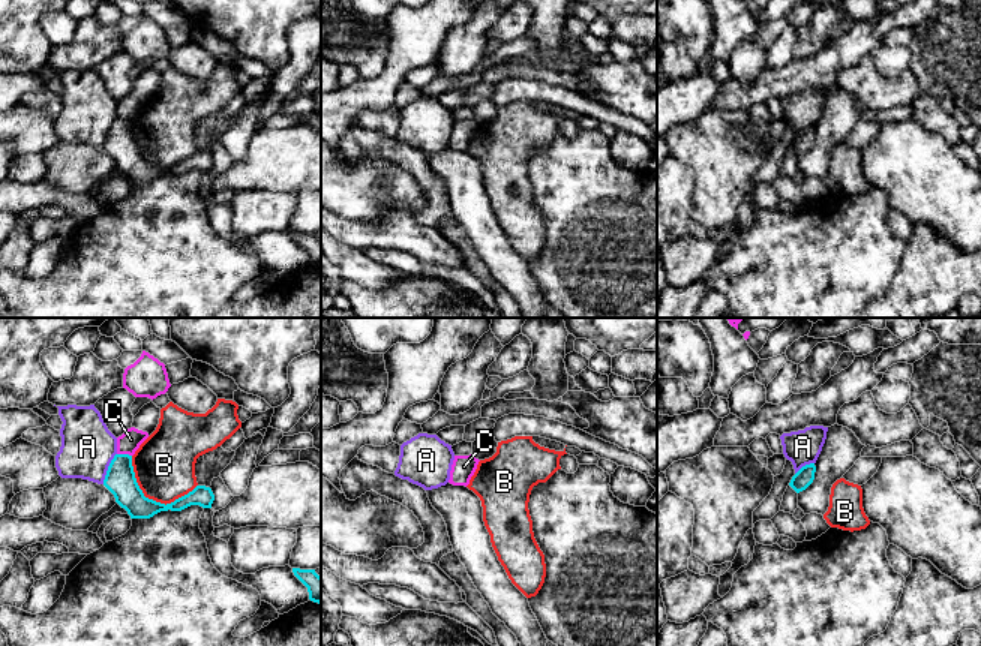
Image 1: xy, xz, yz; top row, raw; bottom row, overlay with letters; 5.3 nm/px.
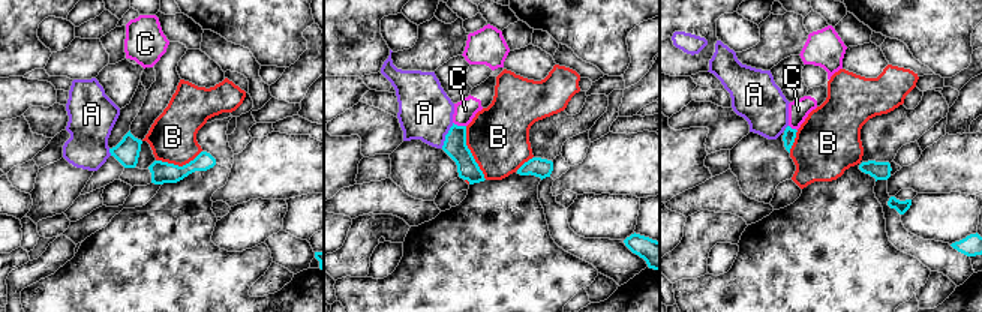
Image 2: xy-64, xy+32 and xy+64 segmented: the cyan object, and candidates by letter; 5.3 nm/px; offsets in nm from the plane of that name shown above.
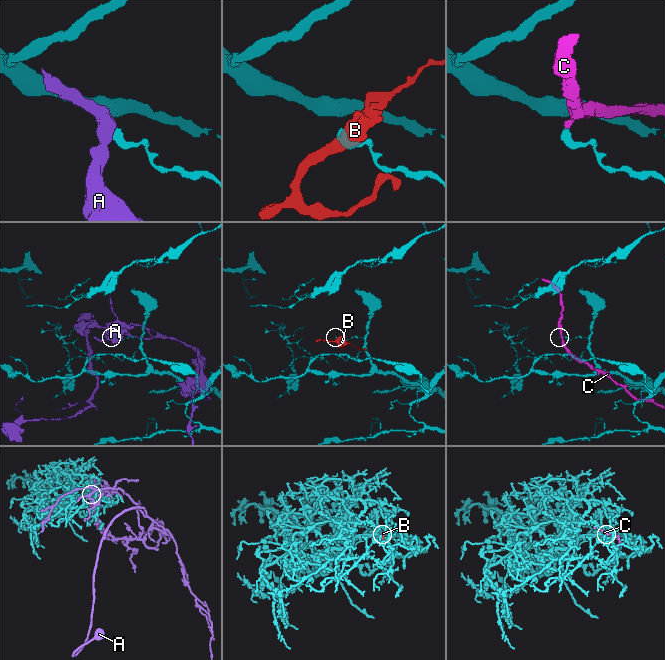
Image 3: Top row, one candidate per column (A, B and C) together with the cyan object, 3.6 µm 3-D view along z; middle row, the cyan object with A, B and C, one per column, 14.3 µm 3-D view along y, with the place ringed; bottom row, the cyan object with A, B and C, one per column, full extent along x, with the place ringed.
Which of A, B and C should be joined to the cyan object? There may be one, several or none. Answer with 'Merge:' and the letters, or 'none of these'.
Merge: none of these

